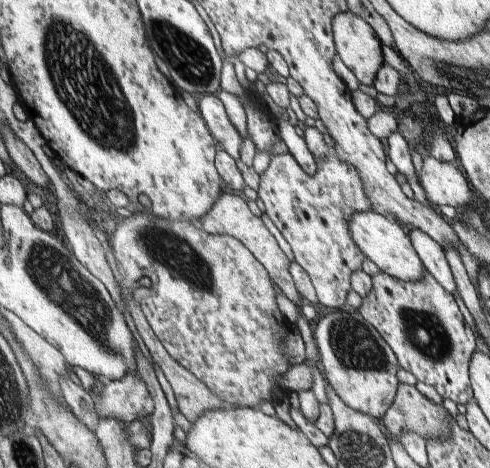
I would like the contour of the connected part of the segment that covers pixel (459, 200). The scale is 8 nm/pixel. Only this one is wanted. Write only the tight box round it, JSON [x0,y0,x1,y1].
[418,154,474,210]

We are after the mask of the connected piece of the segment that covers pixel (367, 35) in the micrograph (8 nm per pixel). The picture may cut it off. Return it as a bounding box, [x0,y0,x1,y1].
[332,10,385,86]

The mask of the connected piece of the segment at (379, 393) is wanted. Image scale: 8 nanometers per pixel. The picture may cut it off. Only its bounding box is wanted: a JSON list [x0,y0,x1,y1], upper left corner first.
[313,308,400,418]

